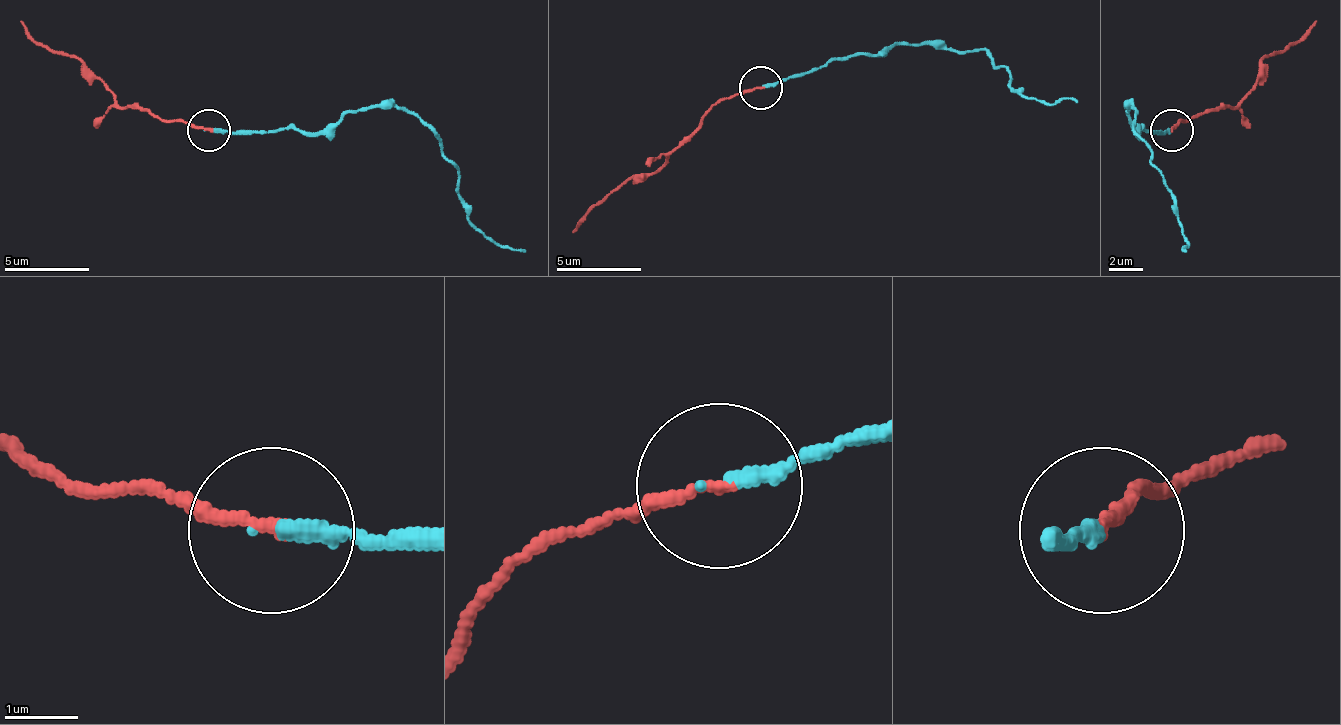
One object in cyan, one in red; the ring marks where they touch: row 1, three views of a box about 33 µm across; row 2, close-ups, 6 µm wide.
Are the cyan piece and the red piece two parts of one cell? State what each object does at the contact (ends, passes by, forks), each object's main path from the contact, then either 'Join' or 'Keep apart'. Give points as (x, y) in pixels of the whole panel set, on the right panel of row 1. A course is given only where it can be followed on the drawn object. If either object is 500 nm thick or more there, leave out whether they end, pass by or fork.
At the ring cyan ends. At the ring red ends. Course of cyan: (1172, 129), (1138, 133), (1130, 112), (1134, 108), (1134, 129), (1160, 172), (1181, 223), (1185, 253). Course of red: (1172, 129), (1181, 120), (1232, 108), (1258, 82), (1266, 56), (1283, 52), (1318, 22). Join

